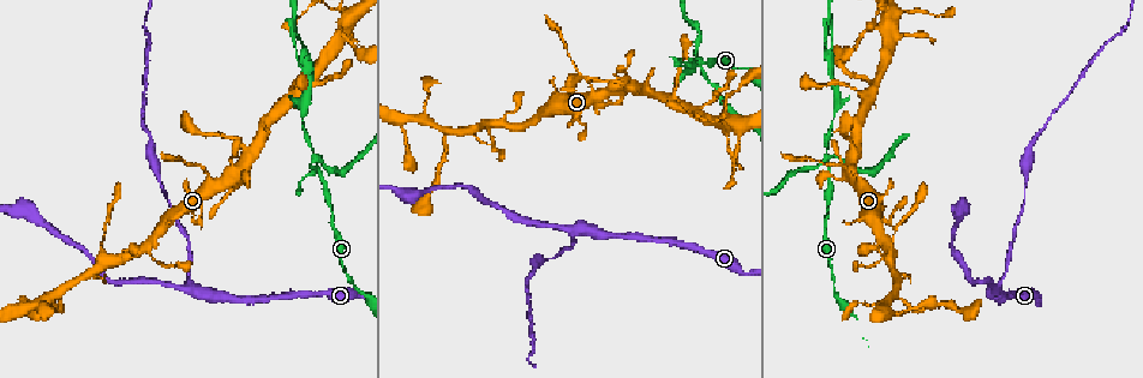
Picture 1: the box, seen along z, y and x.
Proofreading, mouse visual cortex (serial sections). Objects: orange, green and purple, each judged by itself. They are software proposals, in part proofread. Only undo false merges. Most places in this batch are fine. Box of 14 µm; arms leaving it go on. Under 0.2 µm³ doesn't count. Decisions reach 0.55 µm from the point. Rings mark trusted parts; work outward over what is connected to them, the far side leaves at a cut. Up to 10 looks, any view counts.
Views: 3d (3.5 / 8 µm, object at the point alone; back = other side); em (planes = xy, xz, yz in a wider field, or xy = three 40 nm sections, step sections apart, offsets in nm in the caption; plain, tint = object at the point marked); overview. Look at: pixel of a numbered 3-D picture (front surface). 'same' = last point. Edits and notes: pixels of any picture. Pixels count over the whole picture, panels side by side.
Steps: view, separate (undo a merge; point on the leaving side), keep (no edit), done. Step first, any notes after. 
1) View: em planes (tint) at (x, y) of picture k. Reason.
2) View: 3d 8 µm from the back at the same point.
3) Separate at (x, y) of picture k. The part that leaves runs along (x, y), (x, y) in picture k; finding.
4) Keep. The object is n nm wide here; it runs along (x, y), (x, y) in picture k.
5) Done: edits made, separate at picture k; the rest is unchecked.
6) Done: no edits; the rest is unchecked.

View: 3d 3.5 µm at (332, 224) of picture 1. Thin neck.

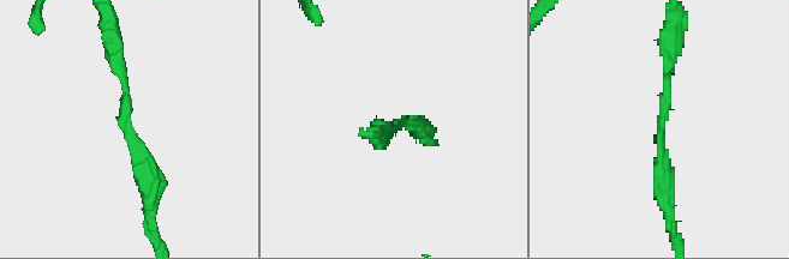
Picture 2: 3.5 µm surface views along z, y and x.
View: em xy step 3 (tint) at (125, 116) of picture 2.

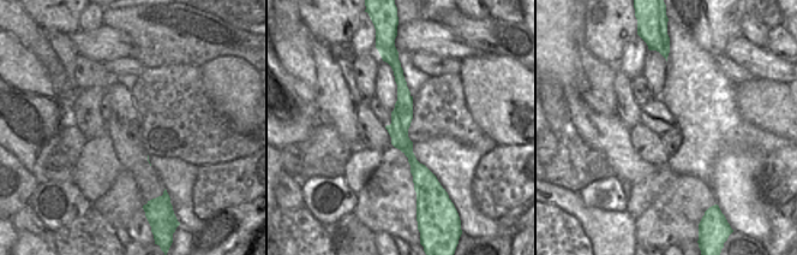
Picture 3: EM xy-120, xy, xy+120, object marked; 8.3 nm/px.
Keep. It runs along (150, 190), (109, 35) in picture 2; continuous, no second cell.

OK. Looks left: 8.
View: 3d 3.5 µm at (575, 233) of picture 1. Sudden change in width.

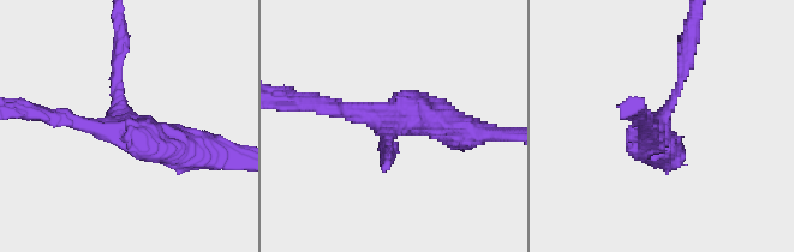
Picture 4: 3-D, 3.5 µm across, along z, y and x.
View: em xy step 1 (tint) at (128, 123) of picture 4. 3 arms meet here; the arms are 100, 200, 450 nm wide; need the tissue.

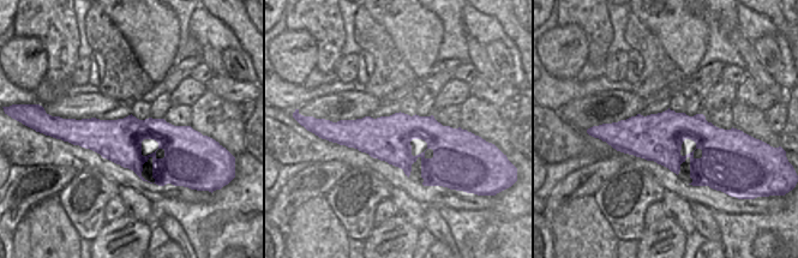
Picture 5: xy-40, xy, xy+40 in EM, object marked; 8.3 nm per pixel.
Keep. It runs along (461, 132), (336, 136) in picture 5; continuous, no second cell.

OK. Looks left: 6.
View: 3d 3.5 µm at (315, 156) of picture 1. A narrow waist.

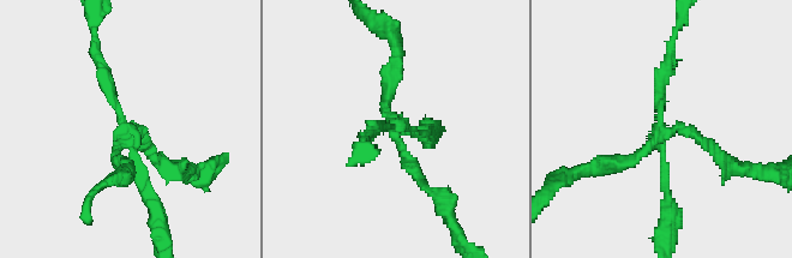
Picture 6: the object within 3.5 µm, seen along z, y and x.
View: em xy step 5 (tint) at (662, 129) of picture 6. Need the tissue.

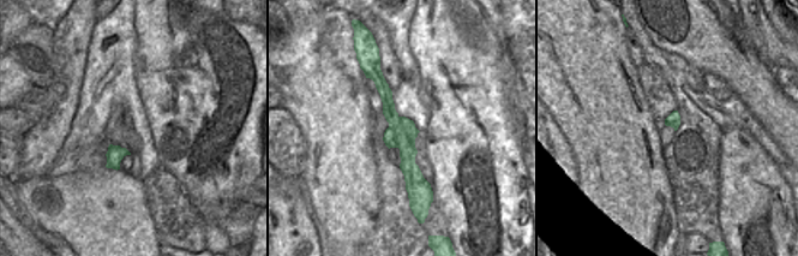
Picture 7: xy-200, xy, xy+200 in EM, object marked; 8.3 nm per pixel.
Separate at (610, 168) of picture 6. 4 arms meet here; two cells meet here.

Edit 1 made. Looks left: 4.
View: 3d 3.5 µm at (345, 18) of picture 1. Four or more arms meet.

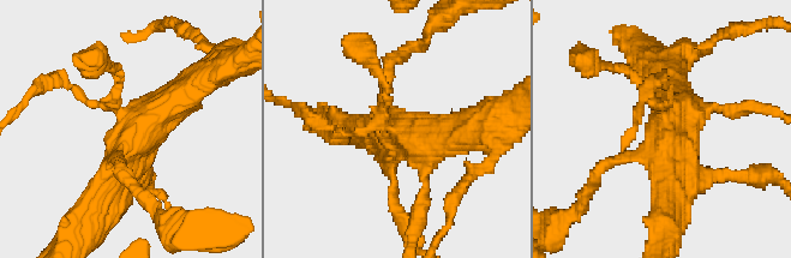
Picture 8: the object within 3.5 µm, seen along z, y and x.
View: em xy step 2 (tint) at (667, 129) of picture 8. Need the tissue.

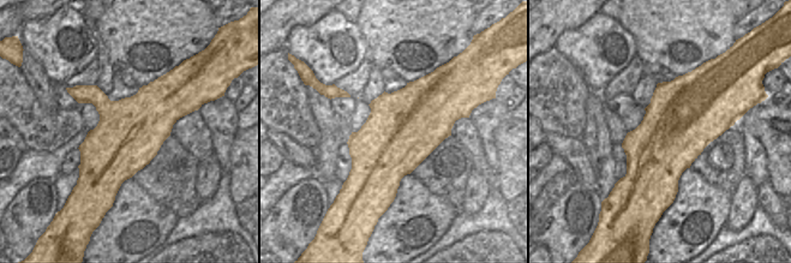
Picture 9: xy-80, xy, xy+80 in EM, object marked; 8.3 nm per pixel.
Keep. Continuous, no second cell.

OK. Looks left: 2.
Done: edits made, separate at picture 6; the rest is unchecked.

